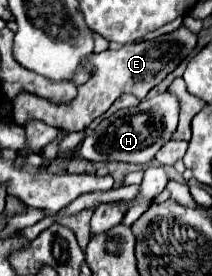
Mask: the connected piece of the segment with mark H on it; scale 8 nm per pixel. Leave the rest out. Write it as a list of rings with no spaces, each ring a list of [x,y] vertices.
[[[158,94],[152,100],[144,98],[134,108],[124,108],[100,122],[82,142],[80,156],[90,162],[136,162],[146,164],[170,140],[178,124],[178,100],[172,94]]]

